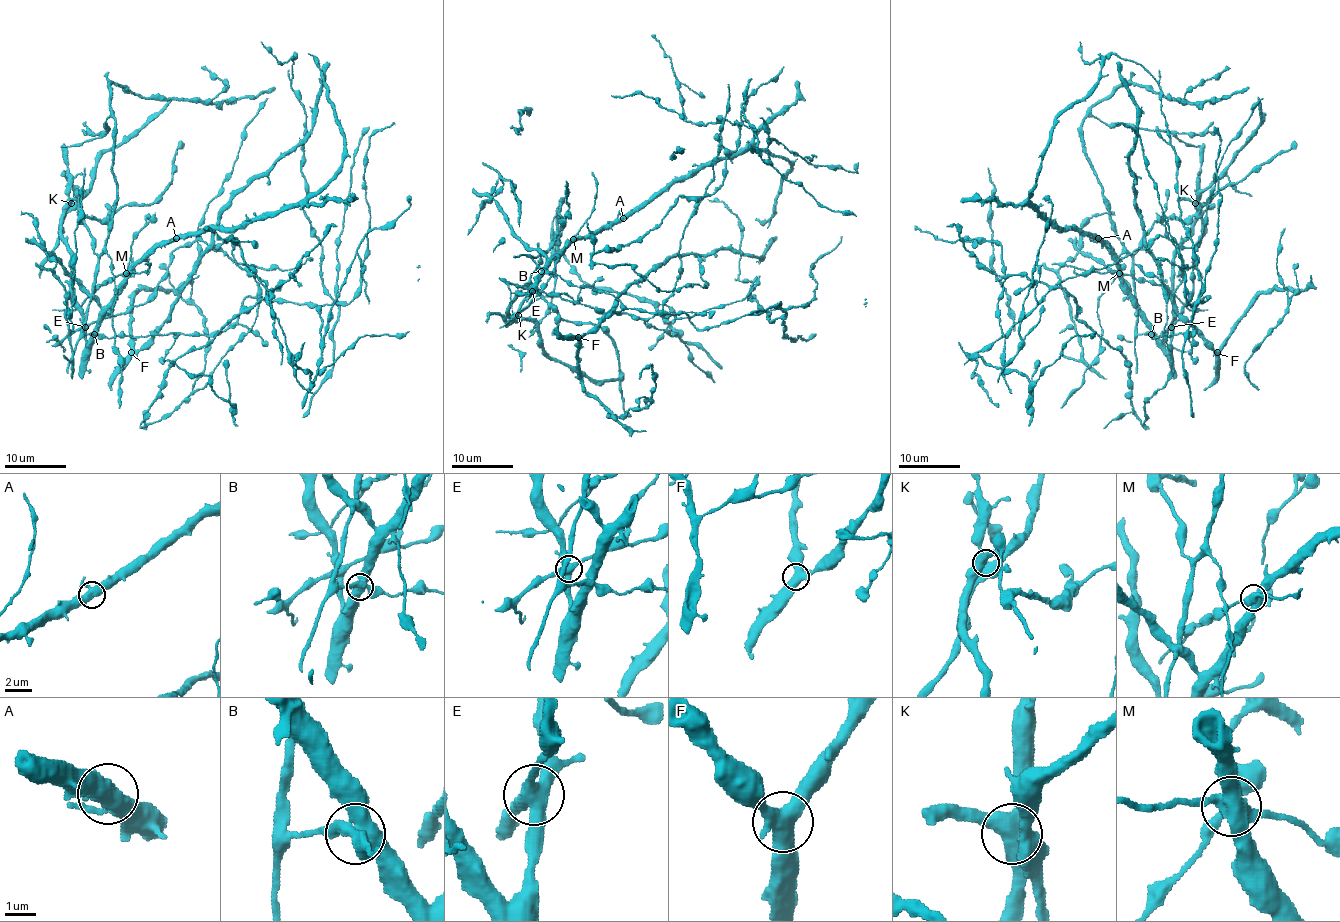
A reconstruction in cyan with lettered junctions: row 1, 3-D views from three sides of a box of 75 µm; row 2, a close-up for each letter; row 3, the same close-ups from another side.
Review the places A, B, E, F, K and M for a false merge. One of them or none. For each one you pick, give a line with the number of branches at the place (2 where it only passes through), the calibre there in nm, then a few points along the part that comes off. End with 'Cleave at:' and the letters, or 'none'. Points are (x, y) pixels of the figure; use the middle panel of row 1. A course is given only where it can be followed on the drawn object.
Cleave at: none

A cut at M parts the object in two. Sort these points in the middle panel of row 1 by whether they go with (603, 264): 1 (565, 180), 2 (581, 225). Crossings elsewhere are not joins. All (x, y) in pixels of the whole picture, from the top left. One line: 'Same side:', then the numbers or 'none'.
Same side: 1

